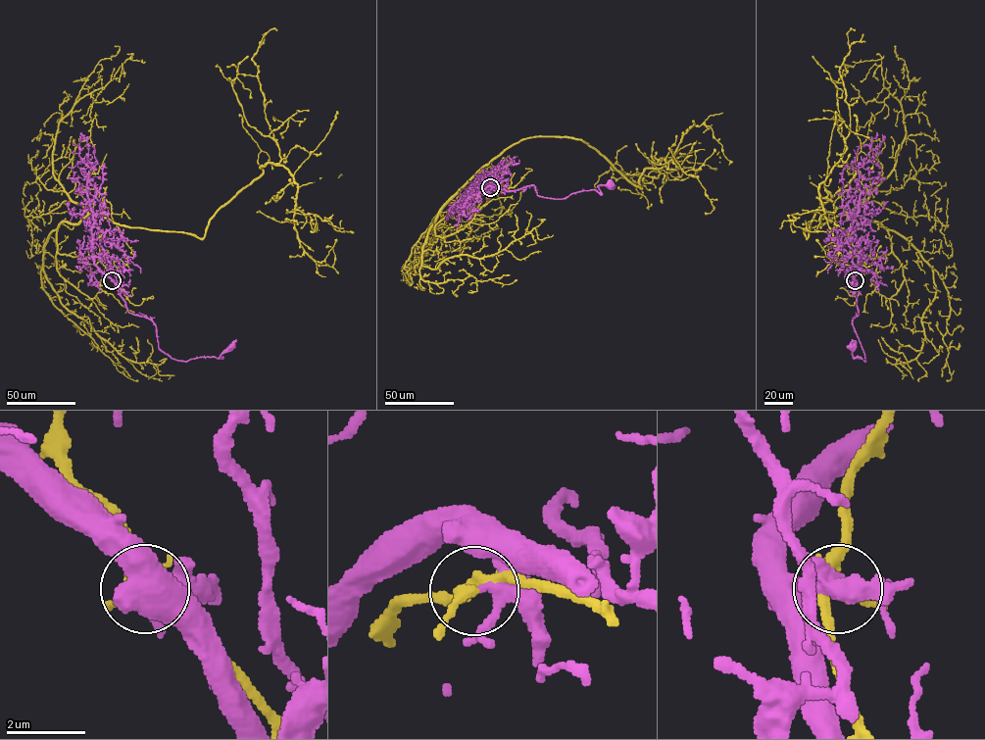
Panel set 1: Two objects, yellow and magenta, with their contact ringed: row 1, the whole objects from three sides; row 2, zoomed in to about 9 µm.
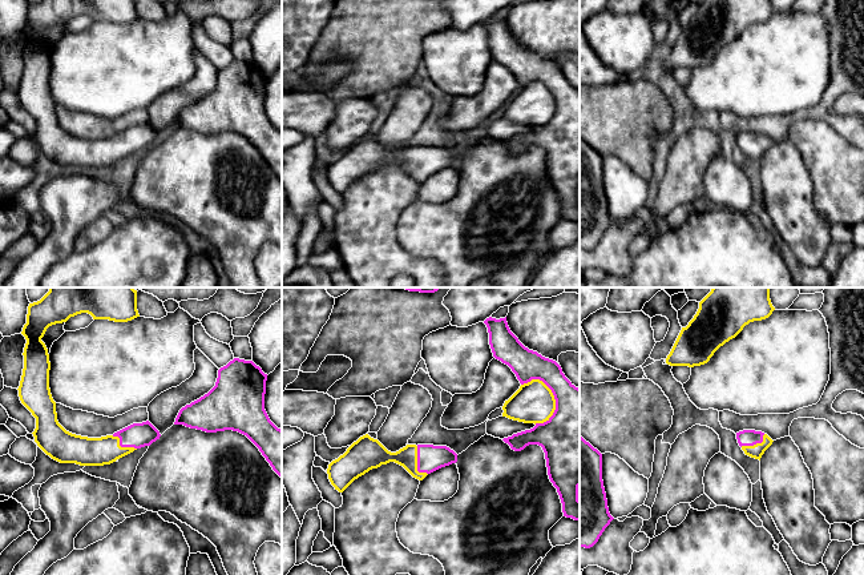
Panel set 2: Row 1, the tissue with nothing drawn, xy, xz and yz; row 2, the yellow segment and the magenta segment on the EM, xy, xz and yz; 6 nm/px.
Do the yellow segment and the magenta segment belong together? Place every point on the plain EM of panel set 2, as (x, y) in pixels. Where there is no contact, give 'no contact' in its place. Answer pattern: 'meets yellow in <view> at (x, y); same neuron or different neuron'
meets yellow in xz at (550, 93); different neuron

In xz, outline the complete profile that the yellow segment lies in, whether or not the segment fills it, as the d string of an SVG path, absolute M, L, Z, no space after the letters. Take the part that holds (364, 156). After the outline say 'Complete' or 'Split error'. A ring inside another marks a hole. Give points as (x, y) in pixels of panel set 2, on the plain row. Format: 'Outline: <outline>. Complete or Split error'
Outline: M368 136L360 138L343 157L332 162L328 166L327 176L335 192L343 194L359 178L389 164L403 168L419 182L428 177L417 173L416 146L407 146L396 154L391 154Z. Complete

